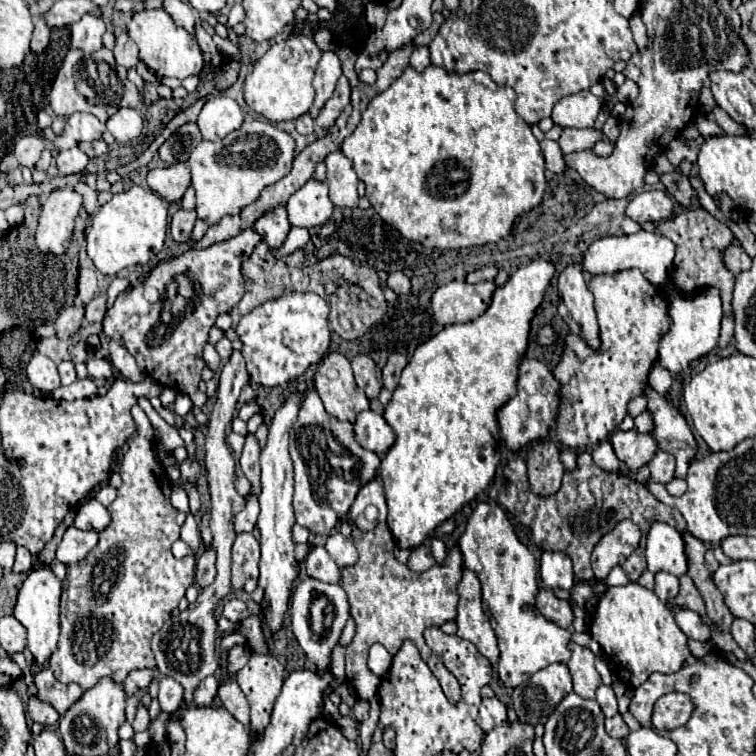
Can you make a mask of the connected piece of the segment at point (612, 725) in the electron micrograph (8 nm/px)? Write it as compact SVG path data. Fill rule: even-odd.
M614 715L614 717L606 719L606 731L614 739L626 739L630 733L628 725L622 721L622 715Z

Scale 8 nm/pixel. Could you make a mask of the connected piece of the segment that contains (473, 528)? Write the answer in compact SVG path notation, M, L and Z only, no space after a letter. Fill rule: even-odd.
M478 503L466 523L464 533L458 539L458 547L462 551L464 567L474 571L482 583L482 599L492 619L500 647L500 681L506 687L518 687L530 679L530 675L552 663L568 663L572 655L568 649L572 633L548 621L536 609L536 559L528 547L518 541L504 509L498 503Z

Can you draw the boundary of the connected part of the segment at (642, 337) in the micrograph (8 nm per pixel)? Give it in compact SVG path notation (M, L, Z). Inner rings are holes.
M638 269L596 275L588 287L594 295L602 347L594 351L578 335L570 333L564 337L562 361L554 369L554 377L562 385L560 393L564 401L556 421L556 437L572 449L590 449L618 429L626 417L628 401L642 393L658 357L660 337L670 327L668 303Z

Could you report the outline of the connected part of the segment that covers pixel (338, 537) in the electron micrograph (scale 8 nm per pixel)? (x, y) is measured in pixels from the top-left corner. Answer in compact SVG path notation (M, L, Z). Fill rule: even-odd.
M338 531L328 537L326 551L336 561L338 567L348 567L348 565L356 563L356 559L358 559L358 551L356 551L354 543Z

